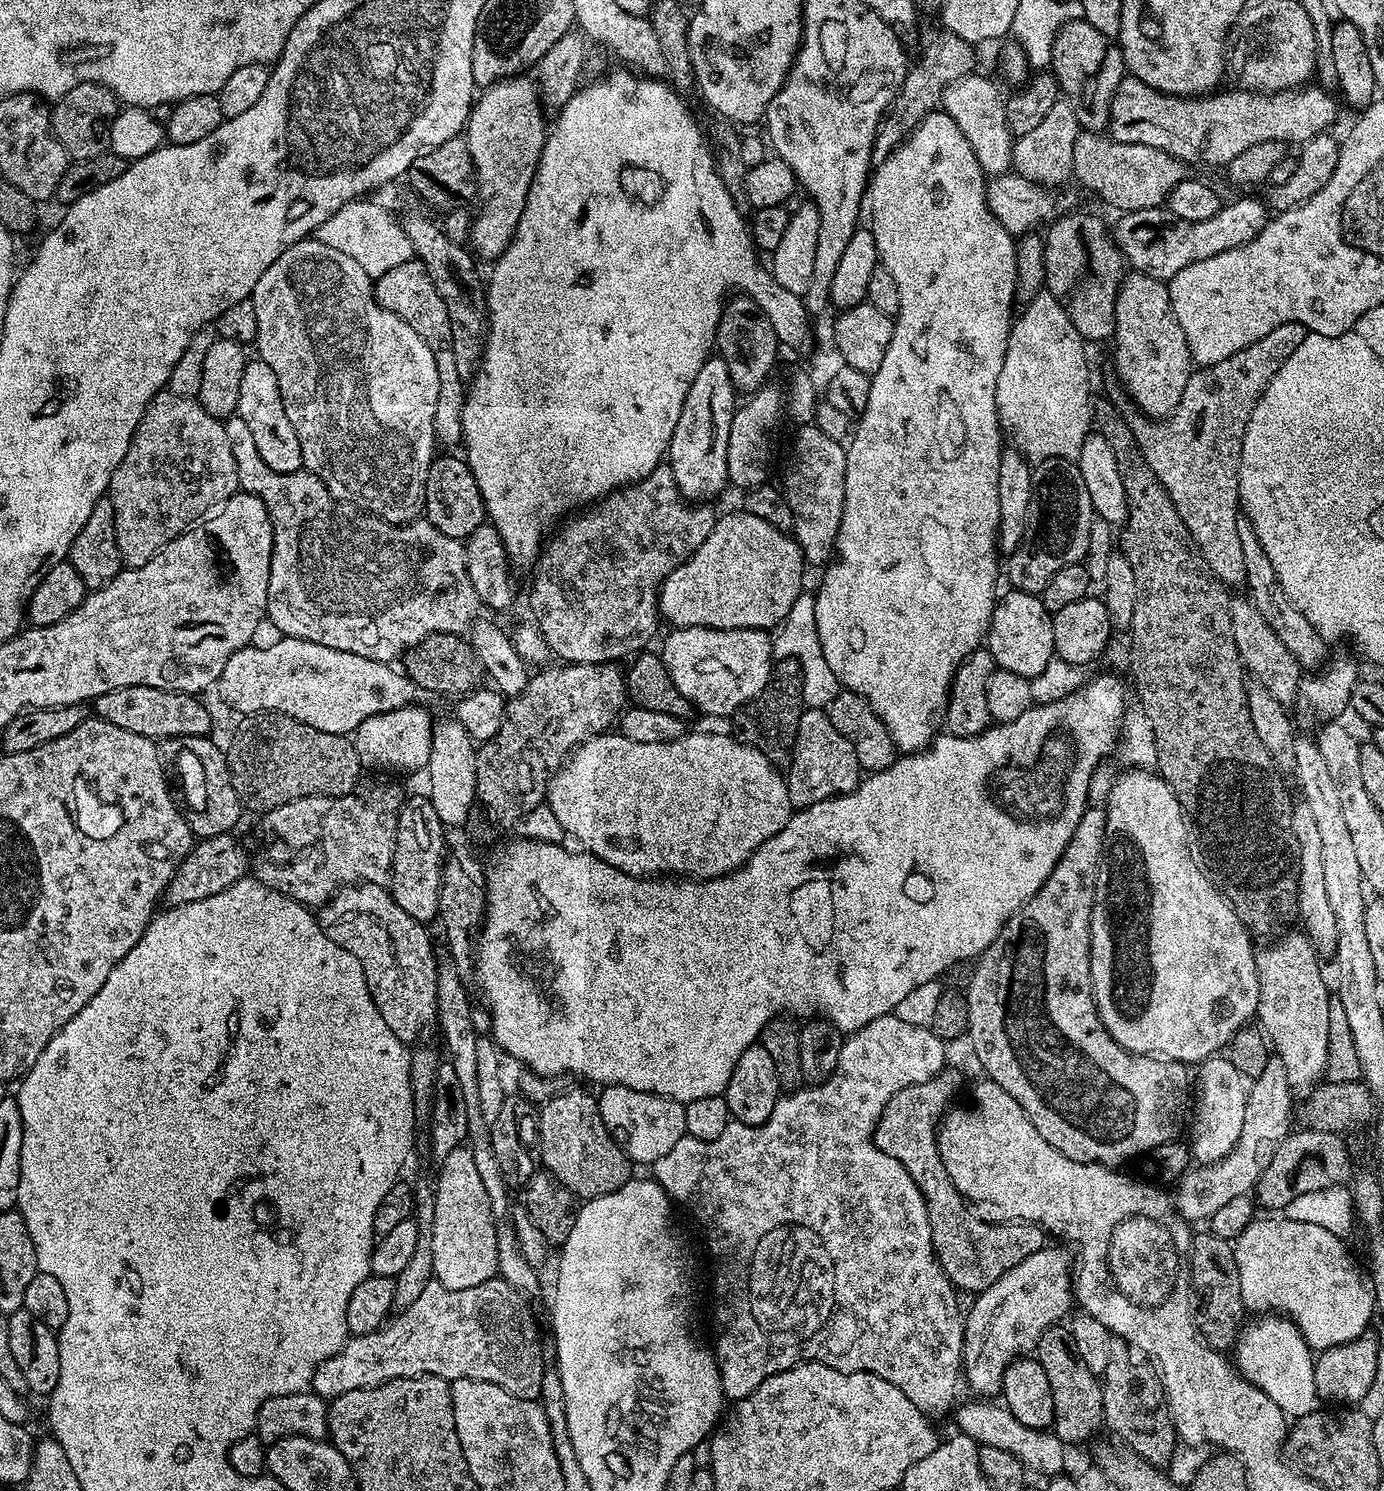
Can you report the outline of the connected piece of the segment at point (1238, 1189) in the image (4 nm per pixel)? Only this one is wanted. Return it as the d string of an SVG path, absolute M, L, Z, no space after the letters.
M1270 1058L1266 1062L1266 1070L1251 1081L1246 1098L1246 1118L1242 1118L1242 1134L1238 1134L1238 1142L1226 1154L1226 1158L1214 1164L1193 1167L1175 1185L1174 1207L1184 1220L1190 1224L1209 1221L1219 1207L1231 1199L1247 1196L1253 1191L1255 1184L1274 1158L1274 1150L1288 1137L1294 1128L1294 1093L1286 1078L1286 1066L1282 1066L1279 1058Z

